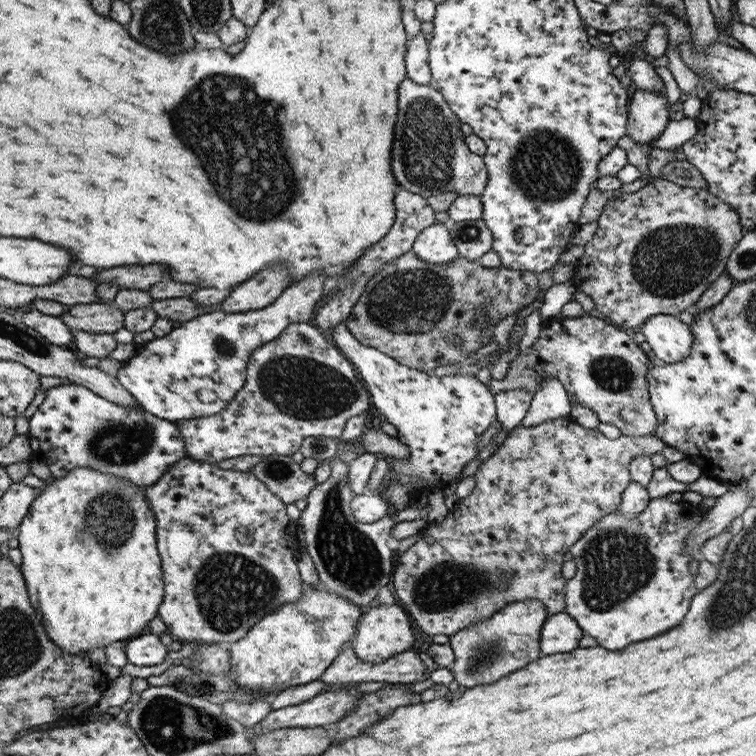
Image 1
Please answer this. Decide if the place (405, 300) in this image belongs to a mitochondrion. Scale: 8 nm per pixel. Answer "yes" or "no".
yes

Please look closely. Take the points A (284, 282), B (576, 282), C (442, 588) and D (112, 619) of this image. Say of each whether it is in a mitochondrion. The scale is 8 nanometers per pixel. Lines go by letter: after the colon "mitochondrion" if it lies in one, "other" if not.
A: other
B: other
C: mitochondrion
D: other

